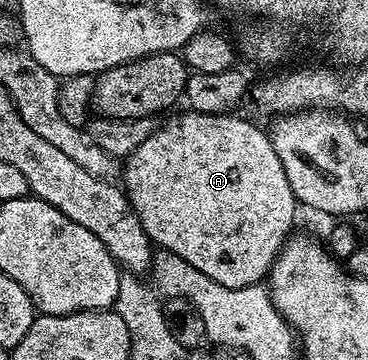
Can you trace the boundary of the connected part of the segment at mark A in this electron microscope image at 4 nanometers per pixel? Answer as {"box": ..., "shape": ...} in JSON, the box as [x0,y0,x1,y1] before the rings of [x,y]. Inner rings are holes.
{"box":[123,109,299,289],"shape":[[[192,109],[186,110],[186,112],[186,115],[175,116],[170,123],[165,123],[162,127],[160,124],[147,137],[147,141],[143,141],[143,145],[139,145],[139,149],[135,149],[127,156],[123,163],[124,193],[133,206],[133,212],[139,217],[147,237],[162,252],[183,257],[183,261],[187,261],[187,265],[195,265],[195,269],[199,269],[199,273],[203,273],[212,281],[218,282],[219,285],[229,286],[231,289],[243,289],[244,286],[260,284],[273,270],[273,262],[277,259],[281,248],[284,247],[286,239],[294,230],[293,222],[297,219],[297,211],[299,212],[297,198],[295,193],[291,193],[291,185],[287,183],[287,173],[283,171],[283,161],[279,159],[279,153],[275,153],[273,142],[269,139],[268,134],[264,130],[261,132],[251,120],[240,119],[240,114],[208,115]]]}

